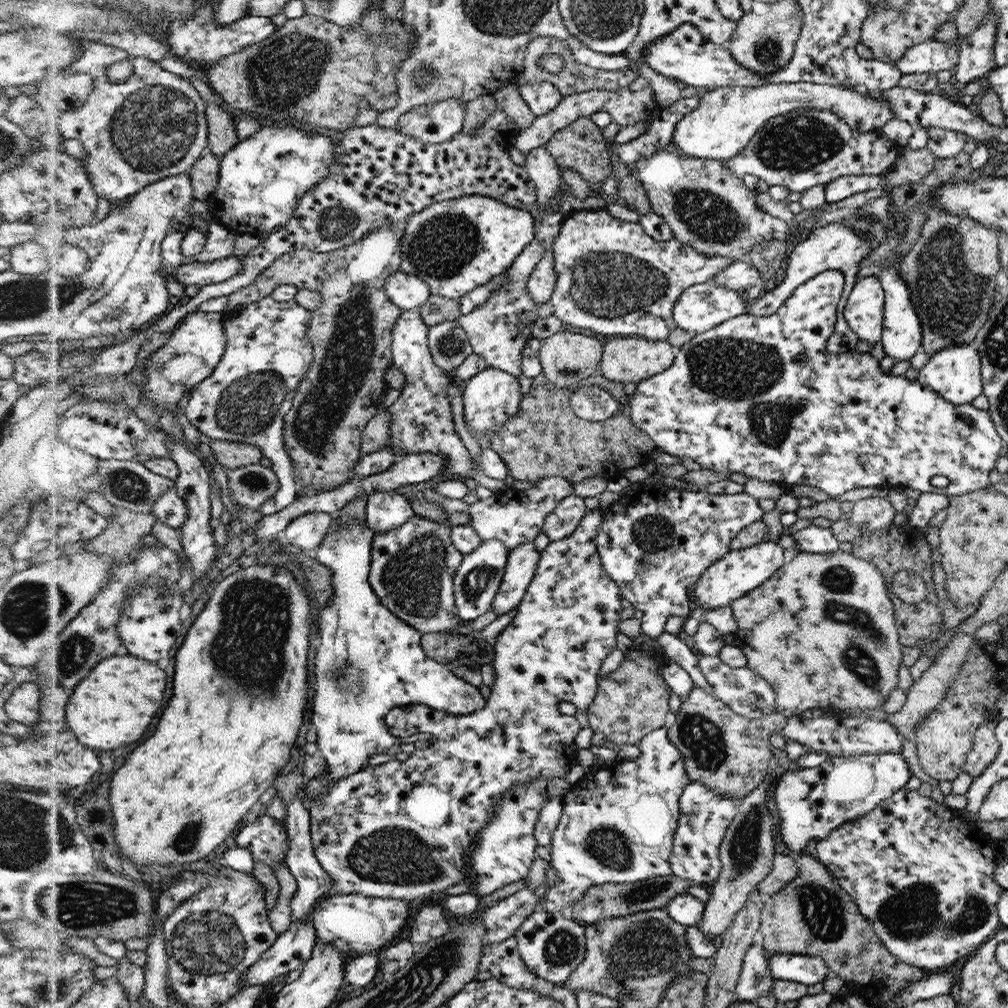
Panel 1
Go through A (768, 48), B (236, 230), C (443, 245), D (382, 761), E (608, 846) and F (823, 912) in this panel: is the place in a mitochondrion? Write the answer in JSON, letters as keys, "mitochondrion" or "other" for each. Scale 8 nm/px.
{"A":"mitochondrion","B":"other","C":"mitochondrion","D":"other","E":"mitochondrion","F":"mitochondrion"}

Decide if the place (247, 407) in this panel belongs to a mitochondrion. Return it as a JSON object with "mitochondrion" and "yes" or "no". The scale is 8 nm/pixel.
{"mitochondrion":"yes"}

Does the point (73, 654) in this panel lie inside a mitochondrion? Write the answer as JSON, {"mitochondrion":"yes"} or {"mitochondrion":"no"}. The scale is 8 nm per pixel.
{"mitochondrion":"yes"}

